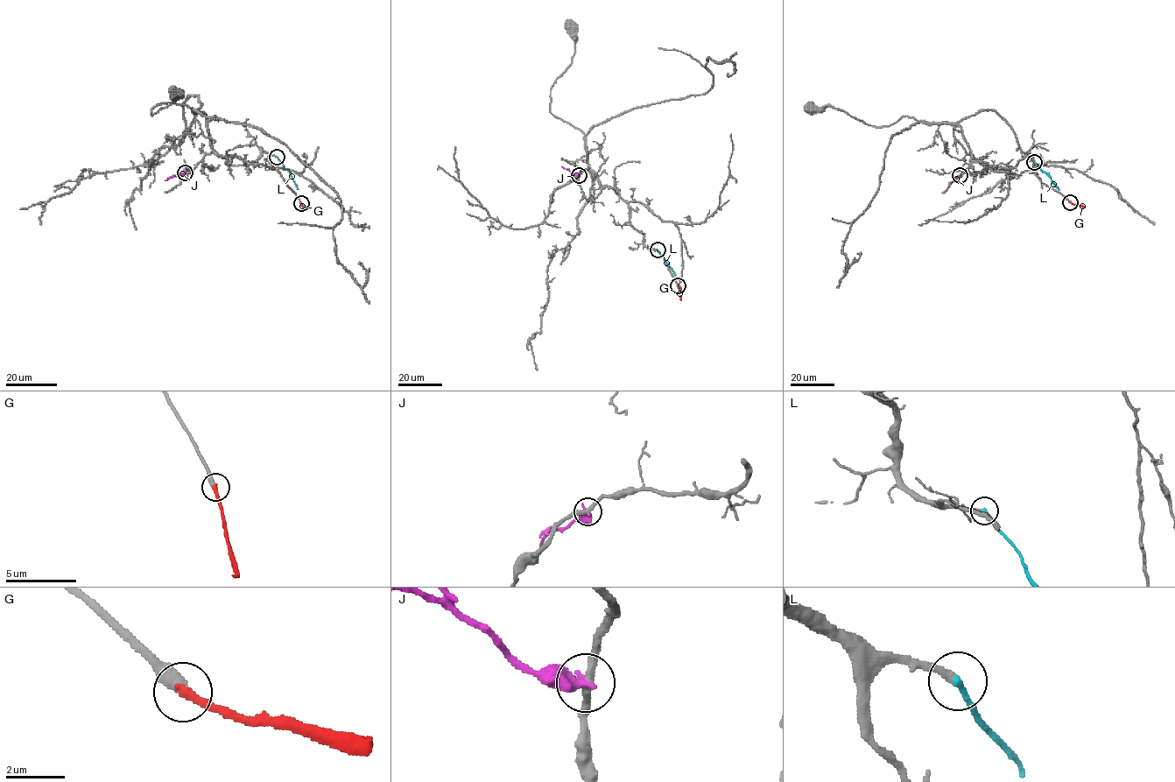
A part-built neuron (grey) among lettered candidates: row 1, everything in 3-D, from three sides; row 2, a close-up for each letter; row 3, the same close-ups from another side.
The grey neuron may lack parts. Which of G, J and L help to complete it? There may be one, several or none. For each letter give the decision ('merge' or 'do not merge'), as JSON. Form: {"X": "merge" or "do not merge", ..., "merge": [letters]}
{"G": "merge", "J": "do not merge", "L": "merge", "merge": ["G", "L"]}

